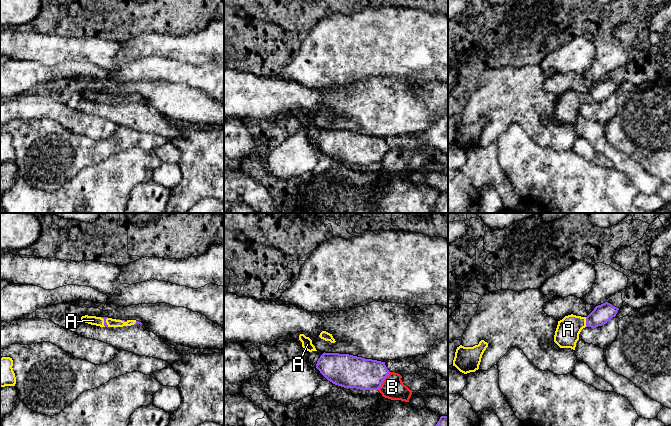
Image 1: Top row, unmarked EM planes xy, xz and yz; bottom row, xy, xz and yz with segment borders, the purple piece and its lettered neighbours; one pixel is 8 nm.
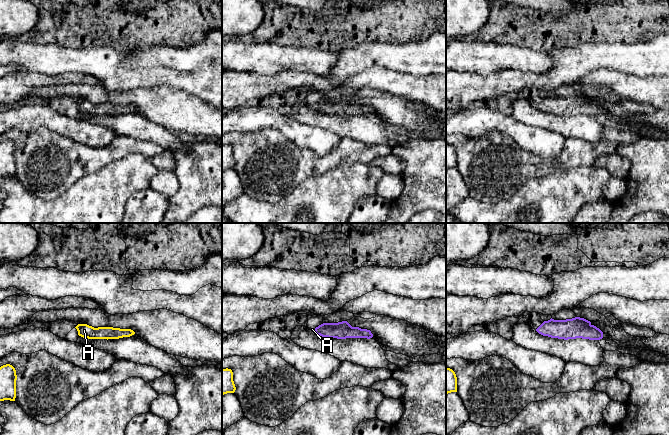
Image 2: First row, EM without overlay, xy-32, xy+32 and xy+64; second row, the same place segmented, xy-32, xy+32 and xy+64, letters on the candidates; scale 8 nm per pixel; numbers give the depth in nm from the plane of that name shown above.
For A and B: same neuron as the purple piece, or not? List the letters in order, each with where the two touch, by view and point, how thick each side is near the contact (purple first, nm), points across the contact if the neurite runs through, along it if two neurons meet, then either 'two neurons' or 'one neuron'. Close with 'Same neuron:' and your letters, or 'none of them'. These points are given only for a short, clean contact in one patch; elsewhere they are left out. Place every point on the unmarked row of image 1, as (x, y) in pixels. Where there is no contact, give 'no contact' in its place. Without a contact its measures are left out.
A: meets purple in yz at (586, 98); 150 nm thick on the purple side, 190 nm on the other; runs through yz (601, 90), (593, 96), (586, 98), (573, 100), (568, 105); one neuron
B: meets purple in xz at (383, 156); 260 nm thick on the purple side, 180 nm on the other; two neurons
Same neuron: A

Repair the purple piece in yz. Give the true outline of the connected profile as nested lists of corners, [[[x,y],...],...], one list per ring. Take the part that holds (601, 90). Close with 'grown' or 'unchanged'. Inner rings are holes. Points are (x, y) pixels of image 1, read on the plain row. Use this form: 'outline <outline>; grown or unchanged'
outline [[[605,78],[598,81],[587,92],[576,91],[565,92],[558,97],[554,111],[554,118],[560,124],[571,124],[575,126],[576,119],[579,116],[579,110],[585,103],[596,104],[606,100],[611,94],[615,93],[619,84]]]; grown

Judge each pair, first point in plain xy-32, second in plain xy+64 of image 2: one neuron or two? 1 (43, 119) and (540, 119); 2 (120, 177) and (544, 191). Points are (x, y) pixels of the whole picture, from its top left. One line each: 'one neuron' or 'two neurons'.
1: two neurons
2: one neuron

